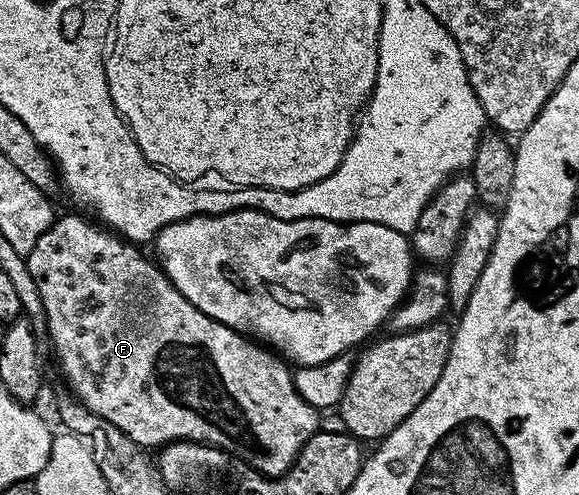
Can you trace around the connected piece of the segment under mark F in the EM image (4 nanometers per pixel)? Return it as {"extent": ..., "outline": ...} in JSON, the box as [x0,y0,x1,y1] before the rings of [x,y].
{"extent":[27,214,319,478],"outline":[[[65,214],[56,219],[52,226],[39,236],[35,248],[27,256],[31,280],[35,280],[35,288],[39,288],[39,296],[43,300],[45,309],[45,324],[47,338],[57,345],[61,353],[61,370],[69,381],[72,397],[83,403],[95,416],[115,424],[119,432],[131,436],[131,440],[138,442],[142,448],[160,448],[167,442],[205,442],[209,446],[218,446],[221,450],[236,452],[241,459],[254,470],[264,474],[266,478],[279,478],[293,466],[297,453],[311,440],[313,434],[319,430],[319,412],[299,392],[293,383],[293,370],[272,349],[250,340],[246,335],[233,330],[229,326],[217,322],[211,316],[199,312],[195,304],[188,302],[165,275],[164,270],[156,261],[144,258],[134,243],[110,232],[108,229],[92,226],[85,218],[77,214]]]}

